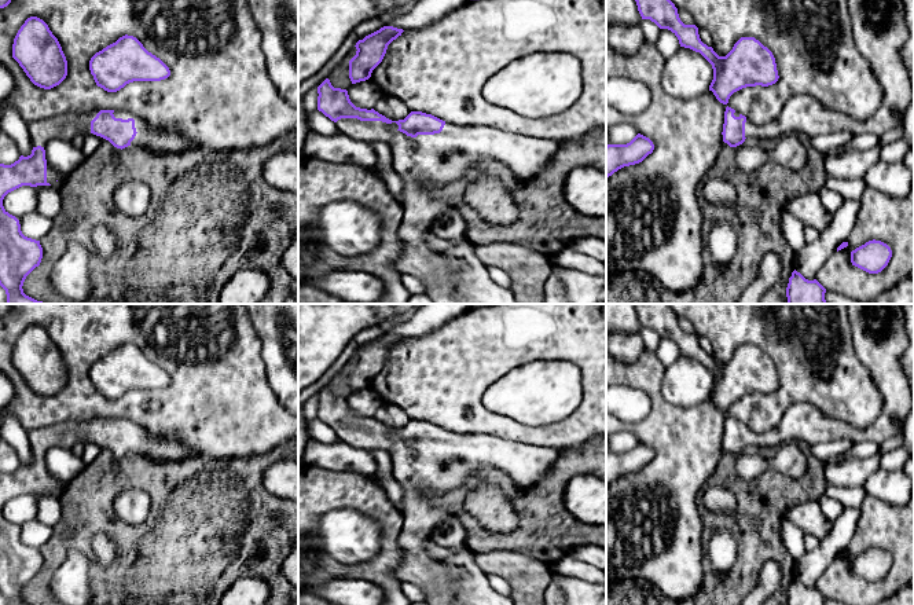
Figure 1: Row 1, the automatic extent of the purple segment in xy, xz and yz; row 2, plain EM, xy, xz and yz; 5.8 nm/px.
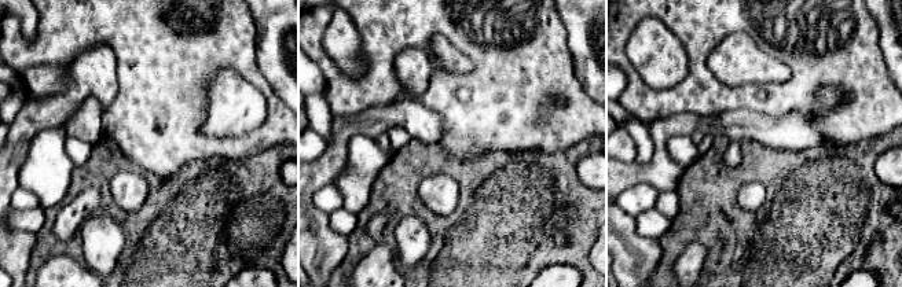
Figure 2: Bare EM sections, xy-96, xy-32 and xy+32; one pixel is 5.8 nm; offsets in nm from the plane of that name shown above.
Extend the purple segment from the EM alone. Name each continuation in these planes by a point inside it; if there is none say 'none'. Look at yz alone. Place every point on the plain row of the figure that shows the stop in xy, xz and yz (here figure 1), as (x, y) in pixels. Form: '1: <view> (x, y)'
1: yz (878, 336)

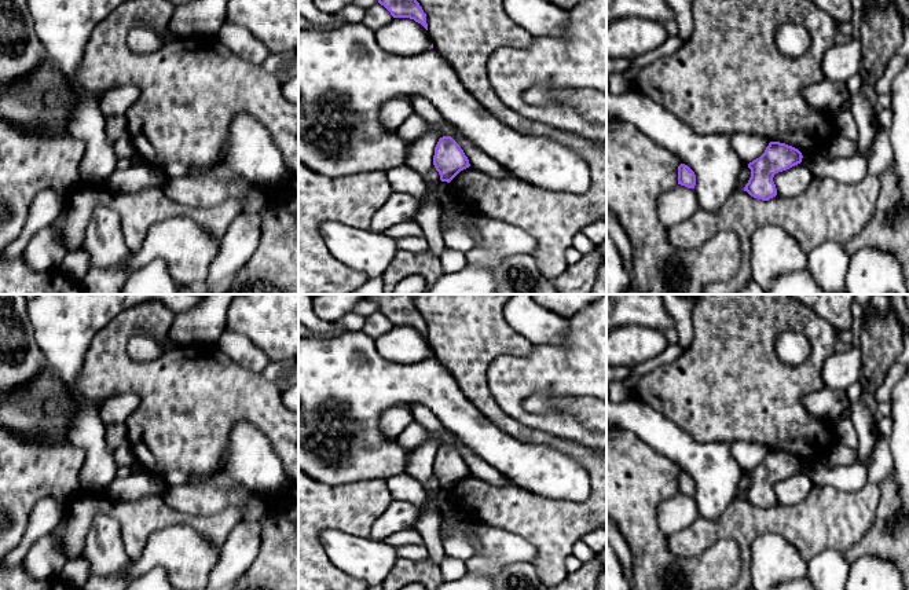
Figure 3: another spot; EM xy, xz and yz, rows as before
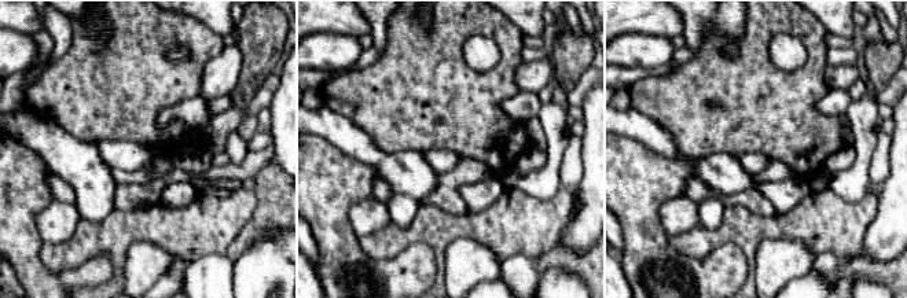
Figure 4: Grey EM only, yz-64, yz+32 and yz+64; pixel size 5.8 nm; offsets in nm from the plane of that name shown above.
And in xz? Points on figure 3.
none

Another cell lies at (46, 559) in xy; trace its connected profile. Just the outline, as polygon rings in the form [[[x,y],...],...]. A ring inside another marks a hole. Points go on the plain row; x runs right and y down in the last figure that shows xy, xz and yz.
[[[48,532],[34,542],[21,564],[34,579],[51,579],[61,578],[67,560],[59,539]]]

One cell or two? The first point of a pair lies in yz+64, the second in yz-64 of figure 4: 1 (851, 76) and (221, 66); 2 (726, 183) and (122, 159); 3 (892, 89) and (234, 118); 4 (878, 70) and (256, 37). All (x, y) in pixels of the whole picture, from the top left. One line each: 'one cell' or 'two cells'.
1: one cell
2: two cells
3: one cell
4: one cell

